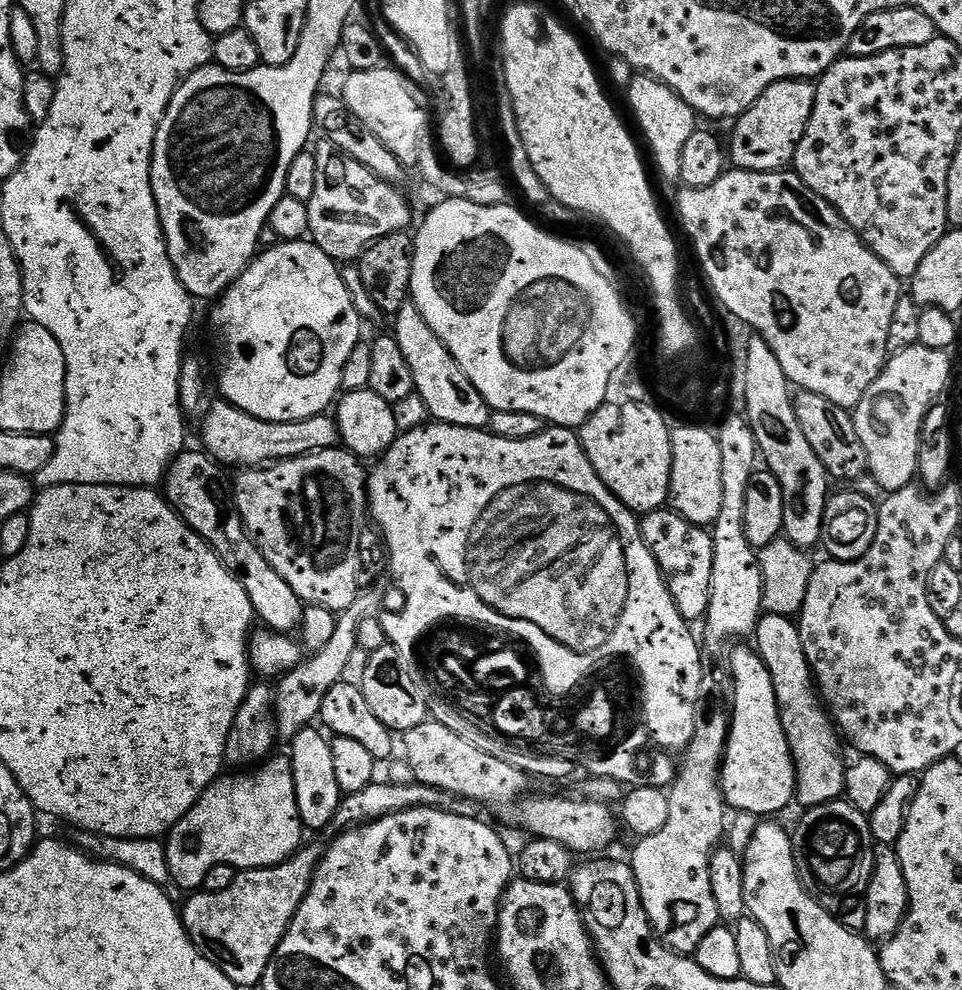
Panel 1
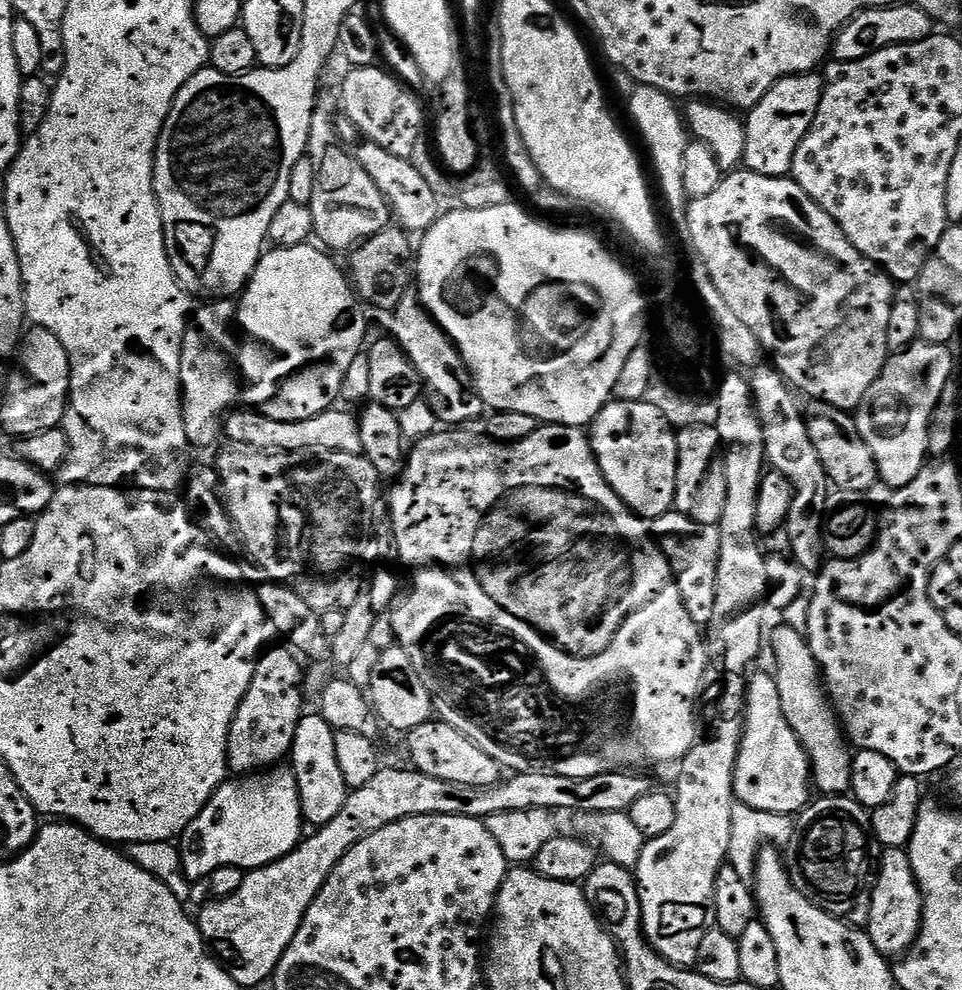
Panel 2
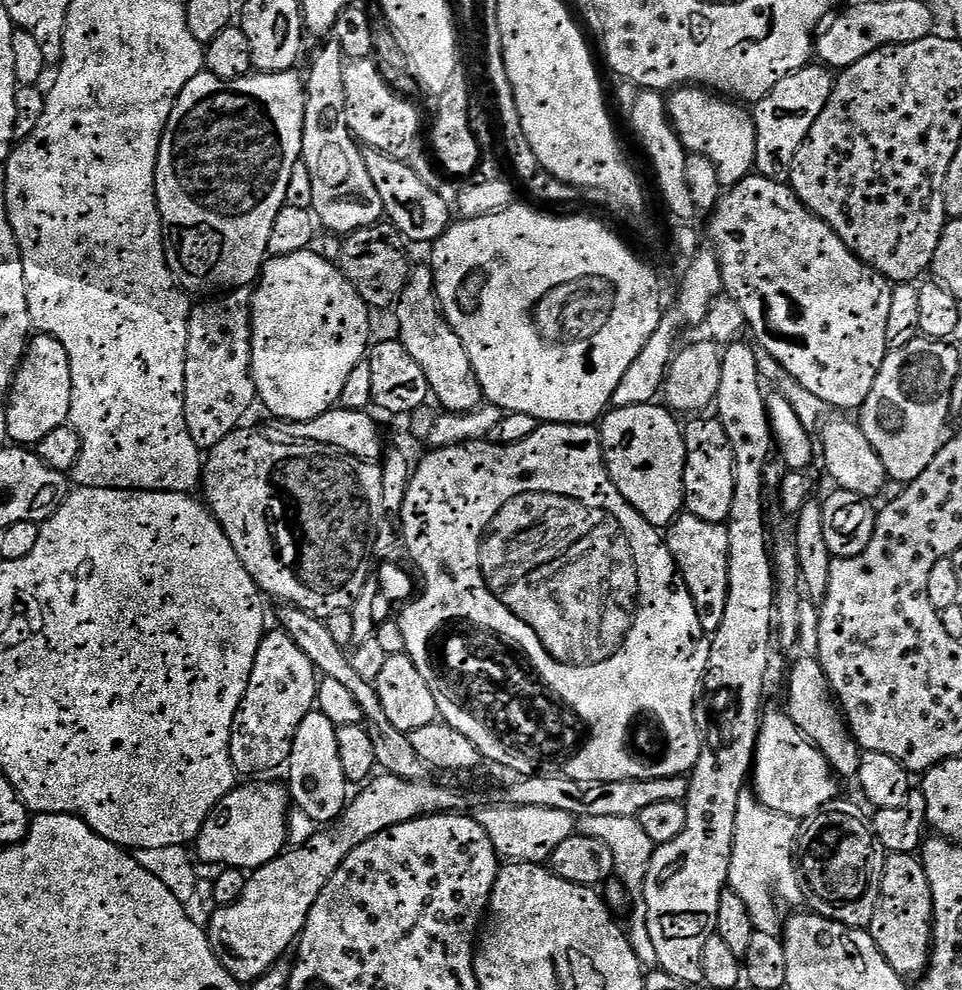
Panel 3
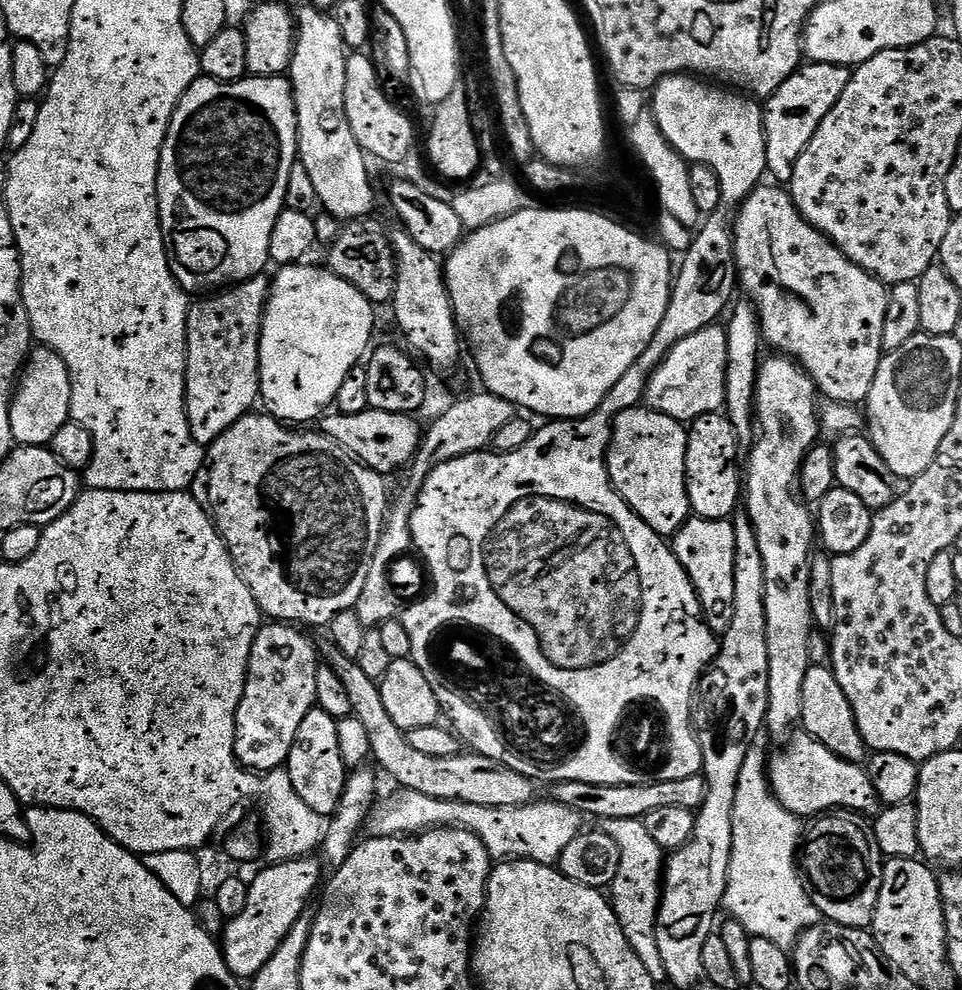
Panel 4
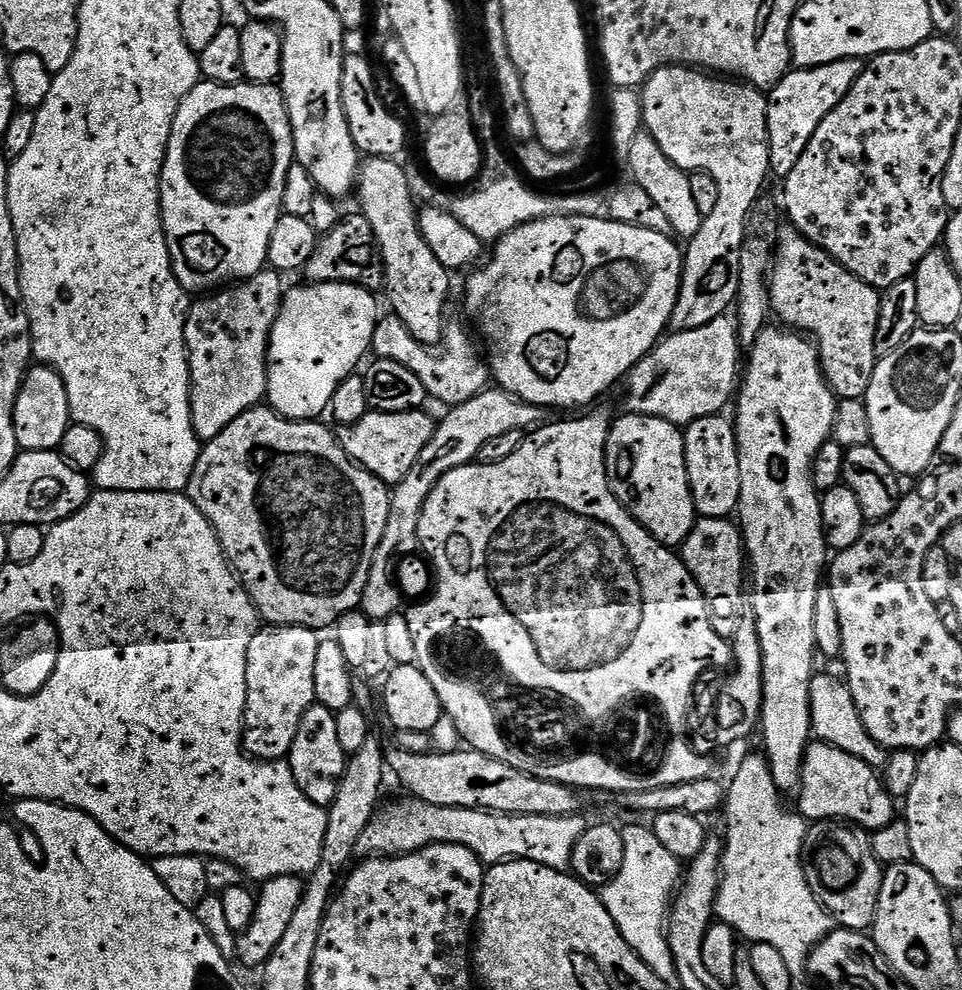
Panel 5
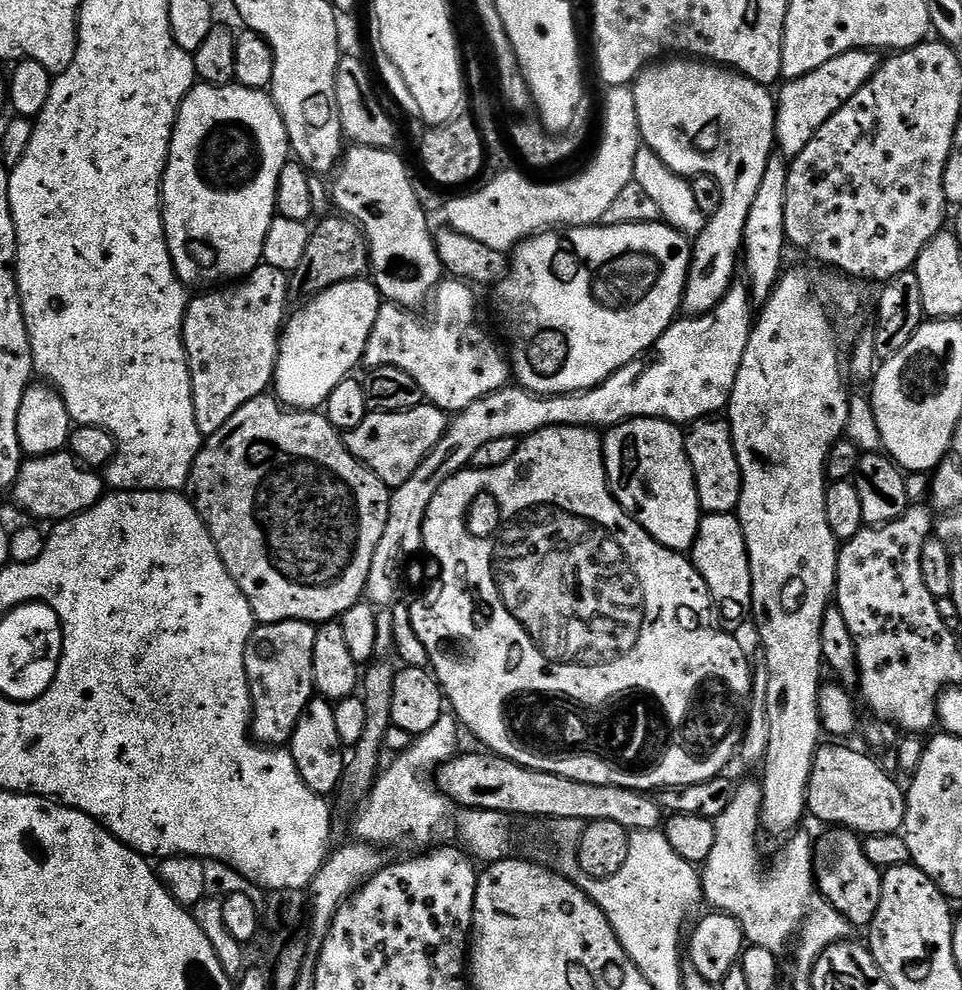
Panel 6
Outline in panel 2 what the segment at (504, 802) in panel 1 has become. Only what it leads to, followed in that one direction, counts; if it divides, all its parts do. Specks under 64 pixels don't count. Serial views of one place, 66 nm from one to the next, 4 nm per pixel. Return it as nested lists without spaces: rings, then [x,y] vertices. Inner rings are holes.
[[[433,718],[422,726],[414,726],[407,733],[408,756],[411,767],[422,774],[430,774],[430,778],[442,778],[442,782],[458,782],[462,786],[490,786],[498,784],[502,779],[499,762],[490,758],[486,750],[482,750],[466,734],[454,730],[454,726],[445,724],[439,718]]]

